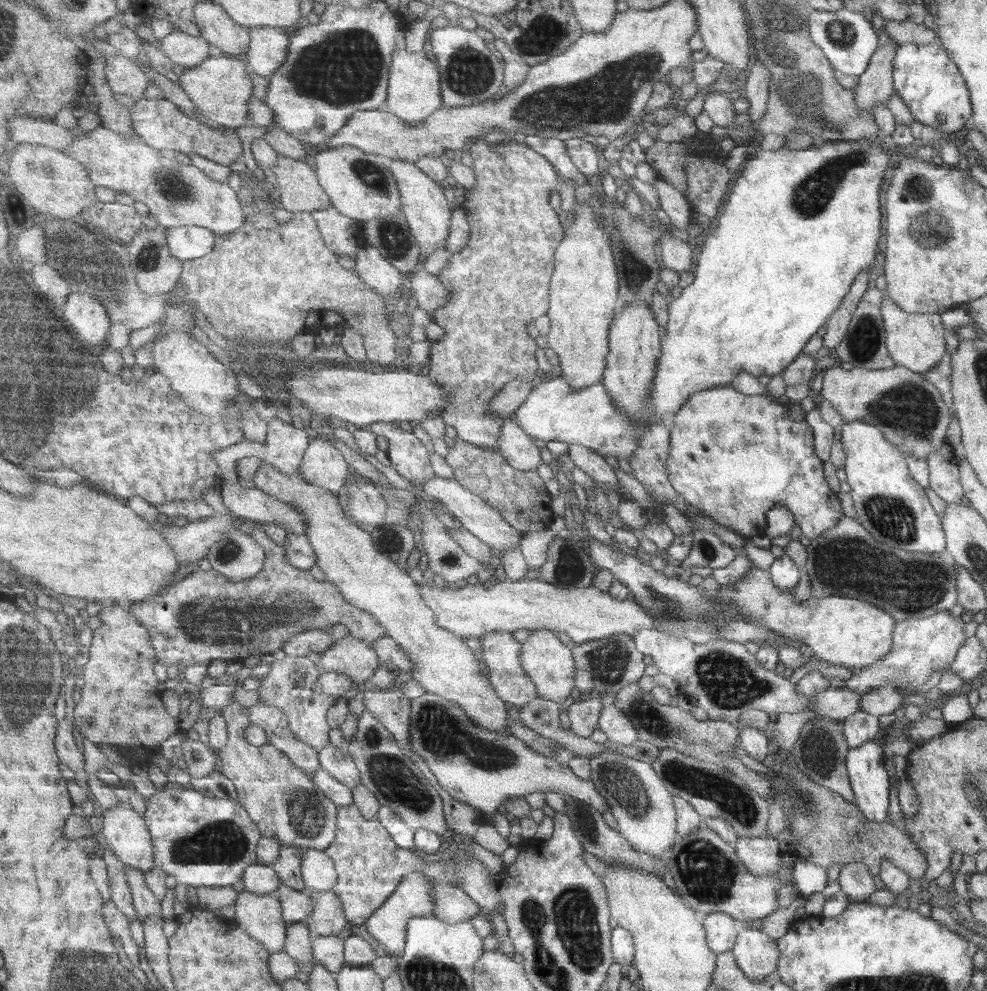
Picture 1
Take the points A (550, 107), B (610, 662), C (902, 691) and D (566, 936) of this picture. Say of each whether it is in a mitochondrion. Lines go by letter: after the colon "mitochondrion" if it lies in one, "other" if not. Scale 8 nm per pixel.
A: mitochondrion
B: mitochondrion
C: other
D: mitochondrion

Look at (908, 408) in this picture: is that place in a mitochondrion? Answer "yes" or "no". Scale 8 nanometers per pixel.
yes

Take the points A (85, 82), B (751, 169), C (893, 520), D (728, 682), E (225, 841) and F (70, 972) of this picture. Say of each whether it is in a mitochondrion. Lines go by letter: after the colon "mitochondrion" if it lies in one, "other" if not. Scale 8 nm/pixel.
A: other
B: other
C: mitochondrion
D: mitochondrion
E: mitochondrion
F: mitochondrion

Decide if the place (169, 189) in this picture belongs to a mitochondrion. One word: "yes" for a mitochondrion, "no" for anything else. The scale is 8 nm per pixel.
yes

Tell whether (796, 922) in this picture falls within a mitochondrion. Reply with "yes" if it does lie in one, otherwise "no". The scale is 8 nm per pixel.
no

